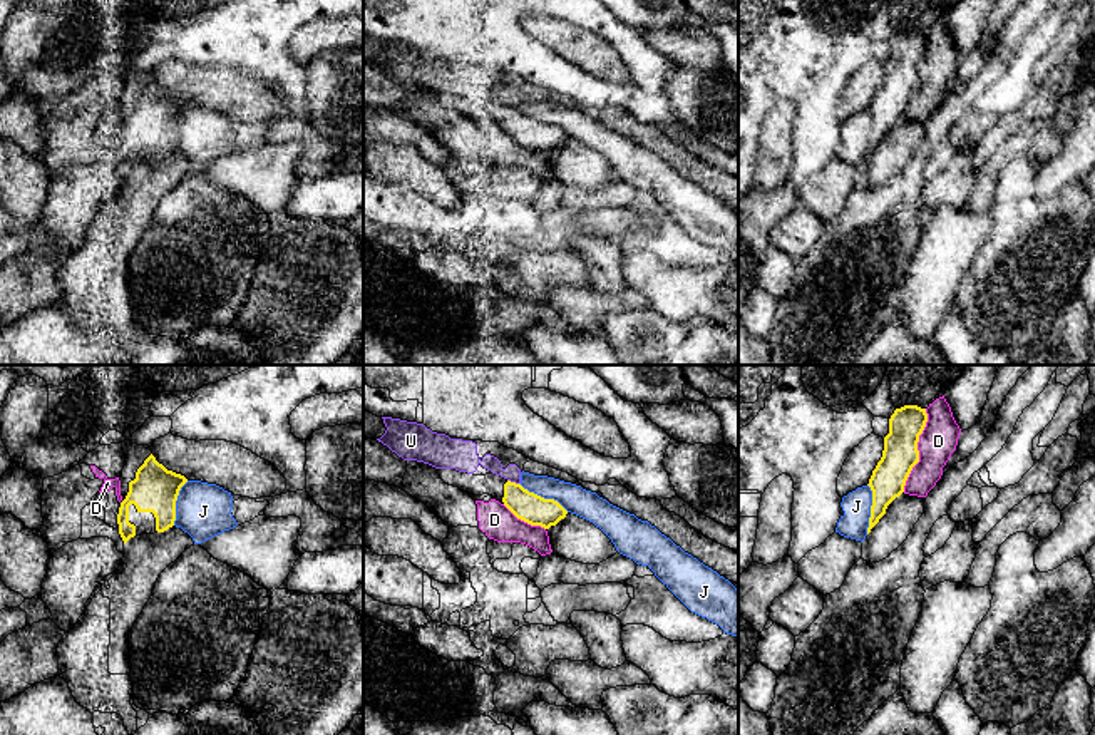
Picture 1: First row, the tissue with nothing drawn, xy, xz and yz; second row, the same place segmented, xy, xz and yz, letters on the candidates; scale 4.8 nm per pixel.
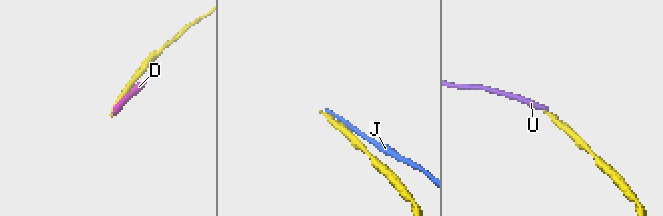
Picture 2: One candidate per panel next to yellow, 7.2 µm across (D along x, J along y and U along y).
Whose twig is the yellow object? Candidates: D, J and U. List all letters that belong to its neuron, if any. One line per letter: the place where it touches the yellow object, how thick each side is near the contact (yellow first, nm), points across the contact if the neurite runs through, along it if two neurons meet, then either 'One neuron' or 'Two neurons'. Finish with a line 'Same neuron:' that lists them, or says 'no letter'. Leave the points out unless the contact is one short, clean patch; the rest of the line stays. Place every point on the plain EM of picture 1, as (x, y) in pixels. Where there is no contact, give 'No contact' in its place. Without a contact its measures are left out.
D: Touches yellow at yz (918, 76). Thickness 170 nm (yellow) against 180 nm. Two neurons
J: Touches yellow at yz (871, 134). Thickness 170 nm (yellow) against 140 nm. Boundary: yz (868, 109), (871, 134), (866, 158). Two neurons
U: Touches yellow at xz (514, 107). Thickness 140 nm (yellow) against 110 nm. Two neurons
Same neuron: no letter

